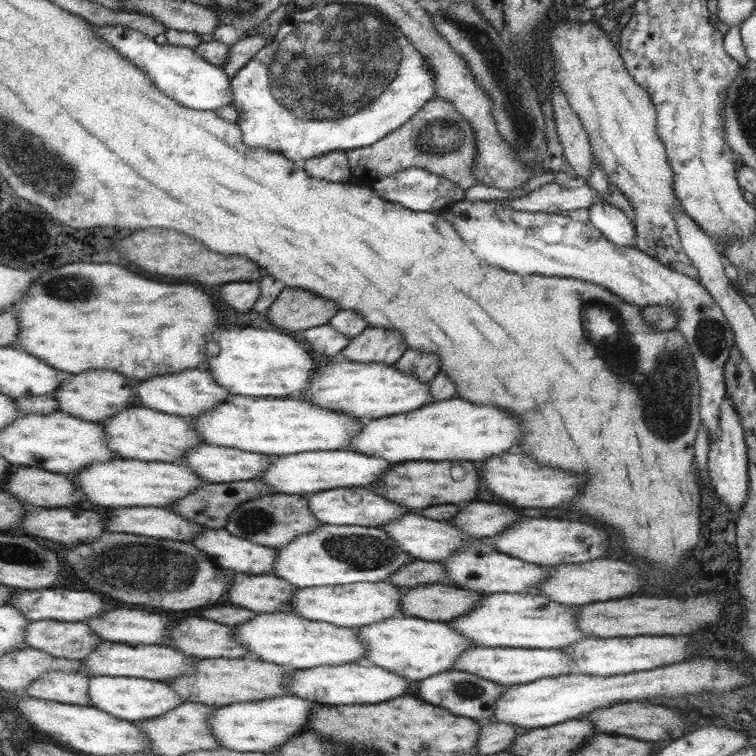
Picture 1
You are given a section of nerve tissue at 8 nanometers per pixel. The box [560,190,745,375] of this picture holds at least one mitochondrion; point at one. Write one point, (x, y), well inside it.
(710, 339)

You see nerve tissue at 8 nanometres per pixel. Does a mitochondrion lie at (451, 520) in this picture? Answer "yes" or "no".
no

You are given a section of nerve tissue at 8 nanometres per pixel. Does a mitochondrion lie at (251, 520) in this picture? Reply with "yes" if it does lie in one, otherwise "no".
yes

